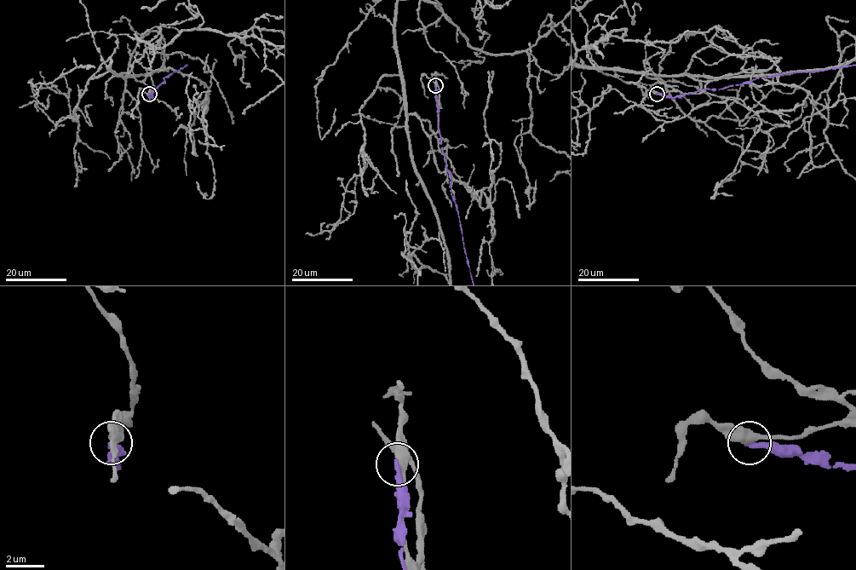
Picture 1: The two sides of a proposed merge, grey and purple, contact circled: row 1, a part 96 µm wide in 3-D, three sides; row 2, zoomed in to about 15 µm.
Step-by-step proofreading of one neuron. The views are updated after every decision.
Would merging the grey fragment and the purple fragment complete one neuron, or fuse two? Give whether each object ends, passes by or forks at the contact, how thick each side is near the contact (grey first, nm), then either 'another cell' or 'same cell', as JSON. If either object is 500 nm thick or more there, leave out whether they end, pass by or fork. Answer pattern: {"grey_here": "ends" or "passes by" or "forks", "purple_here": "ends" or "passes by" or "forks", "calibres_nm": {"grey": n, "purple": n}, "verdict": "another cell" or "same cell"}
{"grey_here": "passes by", "purple_here": "ends", "calibres_nm": {"grey": 480, "purple": 240}, "verdict": "another cell"}

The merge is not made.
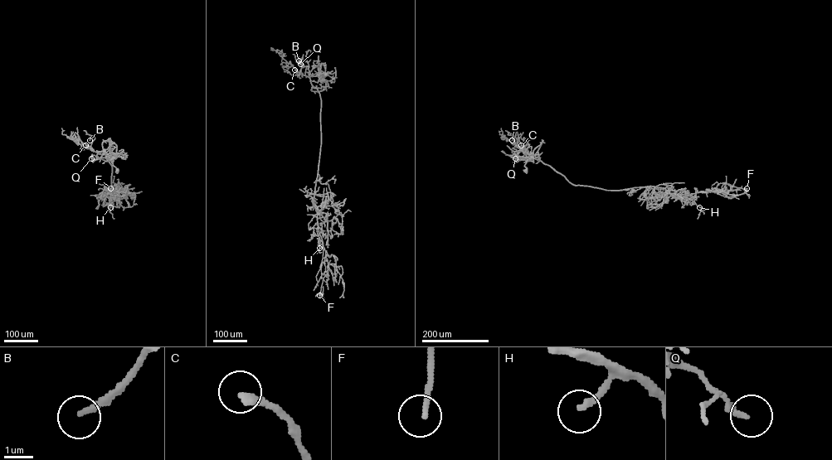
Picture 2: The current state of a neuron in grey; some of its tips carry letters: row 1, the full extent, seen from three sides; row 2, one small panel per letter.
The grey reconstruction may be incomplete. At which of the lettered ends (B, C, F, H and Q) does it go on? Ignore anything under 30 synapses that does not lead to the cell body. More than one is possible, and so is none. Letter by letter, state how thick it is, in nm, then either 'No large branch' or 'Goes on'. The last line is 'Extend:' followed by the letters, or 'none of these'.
B: Thickness 200 nm. No large branch
C: Thickness 240 nm. Goes on
F: Thickness 190 nm. No large branch
H: Thickness 180 nm. Goes on
Q: Thickness 240 nm. No large branch
Extend: C, H

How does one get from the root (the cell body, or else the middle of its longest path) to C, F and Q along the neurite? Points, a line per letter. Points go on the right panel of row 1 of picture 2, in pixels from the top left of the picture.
C: (609, 190), (572, 185), (544, 164), (537, 151), (532, 156), (521, 145)
F: (609, 190), (654, 186), (664, 188), (667, 193), (685, 194), (721, 189), (727, 184), (746, 188)
Q: (609, 190), (572, 185), (544, 164), (537, 151), (532, 157), (518, 159), (510, 155), (515, 158)

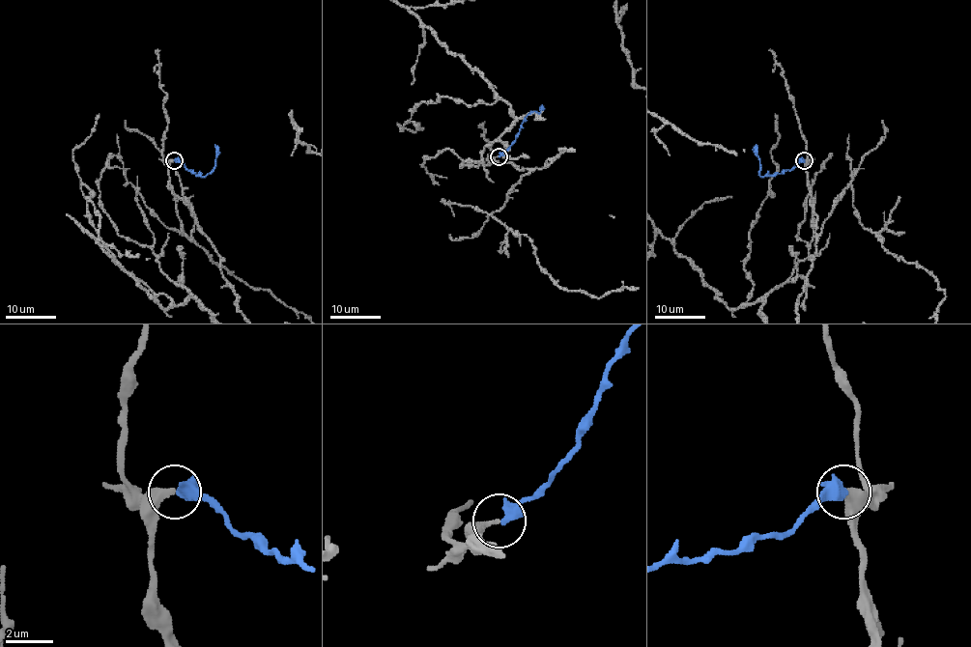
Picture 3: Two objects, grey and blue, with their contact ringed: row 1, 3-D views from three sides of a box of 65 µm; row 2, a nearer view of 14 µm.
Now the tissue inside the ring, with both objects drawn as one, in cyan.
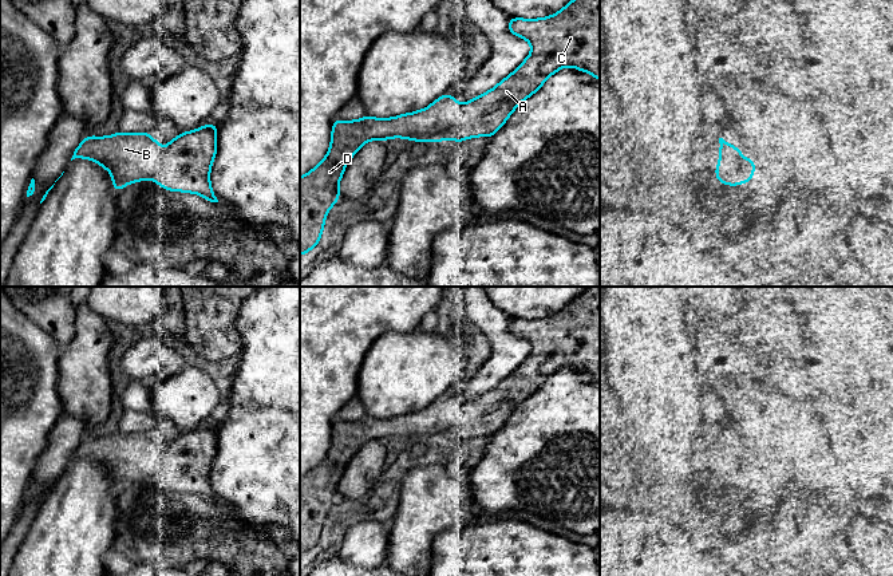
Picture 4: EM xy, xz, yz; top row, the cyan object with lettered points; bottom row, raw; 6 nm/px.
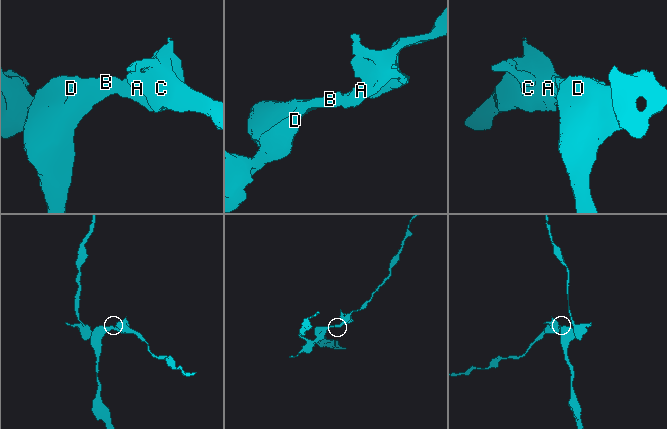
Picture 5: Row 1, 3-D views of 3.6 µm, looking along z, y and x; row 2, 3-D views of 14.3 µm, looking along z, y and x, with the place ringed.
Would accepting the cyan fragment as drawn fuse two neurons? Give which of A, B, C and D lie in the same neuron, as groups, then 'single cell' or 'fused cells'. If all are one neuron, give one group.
groups A B C D; single cell

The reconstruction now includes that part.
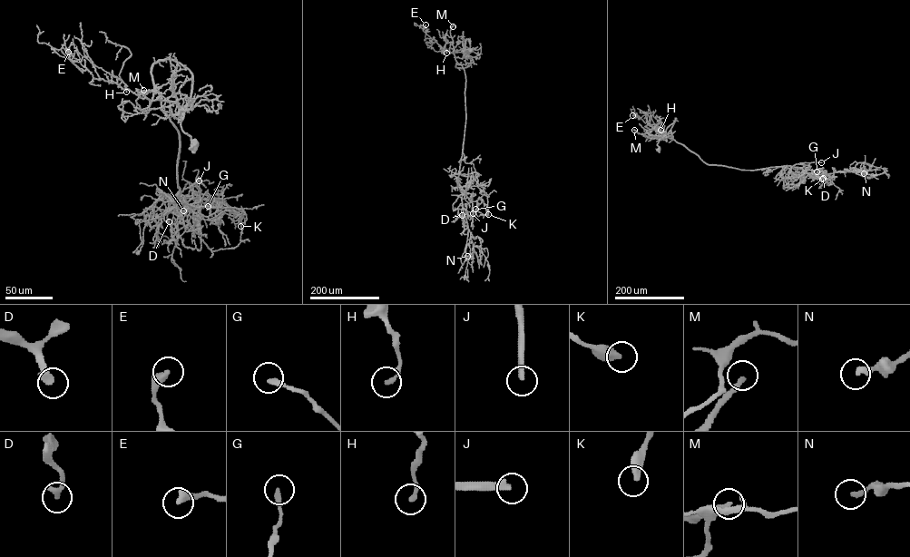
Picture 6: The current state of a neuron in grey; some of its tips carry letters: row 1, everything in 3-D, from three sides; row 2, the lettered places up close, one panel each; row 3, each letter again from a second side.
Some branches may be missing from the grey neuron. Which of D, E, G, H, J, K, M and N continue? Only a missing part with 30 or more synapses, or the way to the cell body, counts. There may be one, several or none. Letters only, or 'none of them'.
D, J, M

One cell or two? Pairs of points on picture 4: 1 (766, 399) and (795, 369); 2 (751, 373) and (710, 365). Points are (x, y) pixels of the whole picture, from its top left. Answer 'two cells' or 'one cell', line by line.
1: two cells
2: one cell

